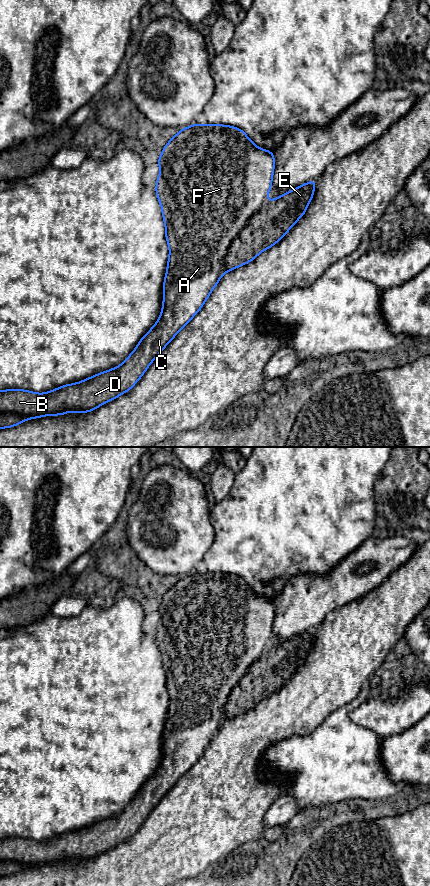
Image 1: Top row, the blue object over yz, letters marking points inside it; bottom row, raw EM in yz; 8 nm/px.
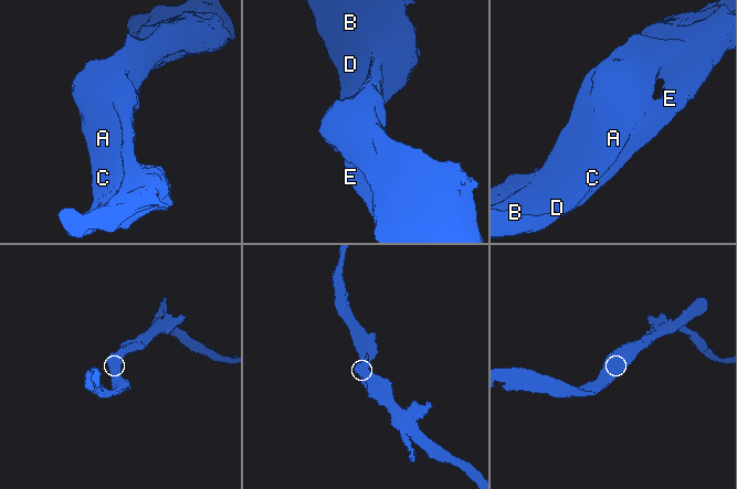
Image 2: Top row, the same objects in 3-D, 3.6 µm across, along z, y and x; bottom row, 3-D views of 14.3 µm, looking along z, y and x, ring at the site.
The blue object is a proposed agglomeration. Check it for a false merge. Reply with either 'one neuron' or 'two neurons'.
two neurons

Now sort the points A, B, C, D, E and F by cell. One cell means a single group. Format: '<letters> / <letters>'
A B C D F / E

